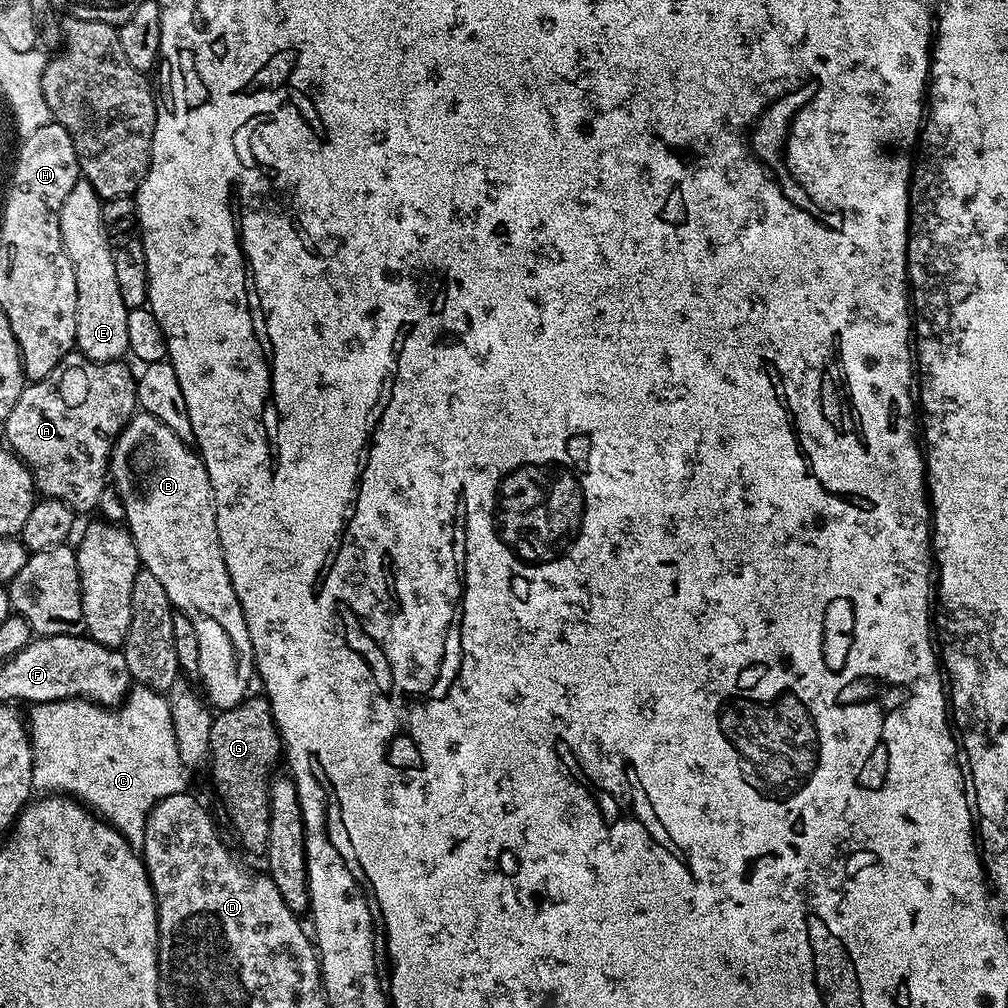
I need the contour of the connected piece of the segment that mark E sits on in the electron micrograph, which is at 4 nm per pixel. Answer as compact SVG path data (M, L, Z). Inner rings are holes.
M81 179L76 188L66 194L66 202L62 202L60 211L60 233L66 254L74 266L78 306L76 307L76 348L85 360L93 362L116 362L120 355L129 351L127 340L128 307L122 302L122 294L118 290L118 277L114 274L114 248L108 245L109 233L104 227L102 218L102 201L87 180Z

